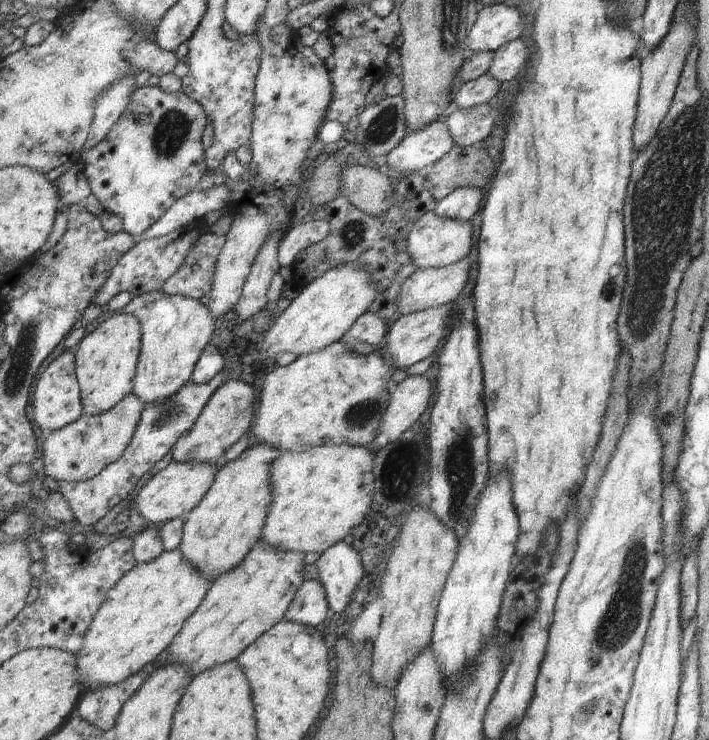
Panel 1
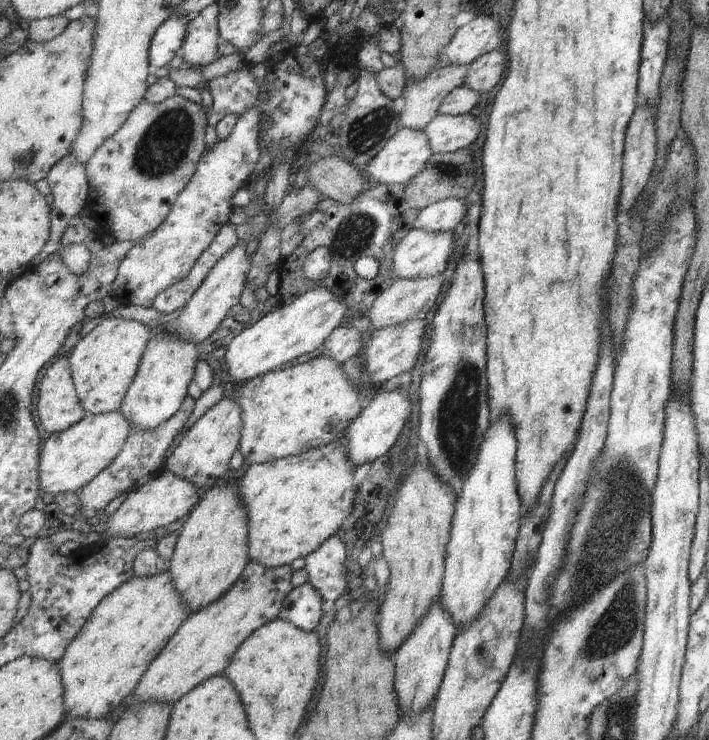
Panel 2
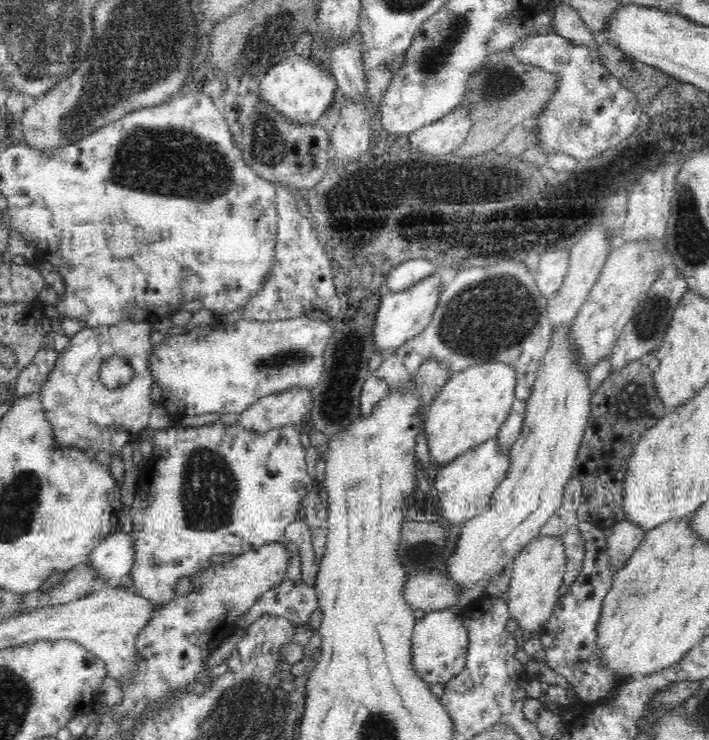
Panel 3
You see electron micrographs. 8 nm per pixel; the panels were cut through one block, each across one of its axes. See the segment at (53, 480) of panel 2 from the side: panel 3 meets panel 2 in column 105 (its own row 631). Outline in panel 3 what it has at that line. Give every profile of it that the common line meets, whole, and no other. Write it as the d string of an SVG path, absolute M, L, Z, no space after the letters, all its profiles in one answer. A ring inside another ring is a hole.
M464 606L419 614L413 630L414 665L428 684L446 685L466 670L470 656L470 629L466 626Z

